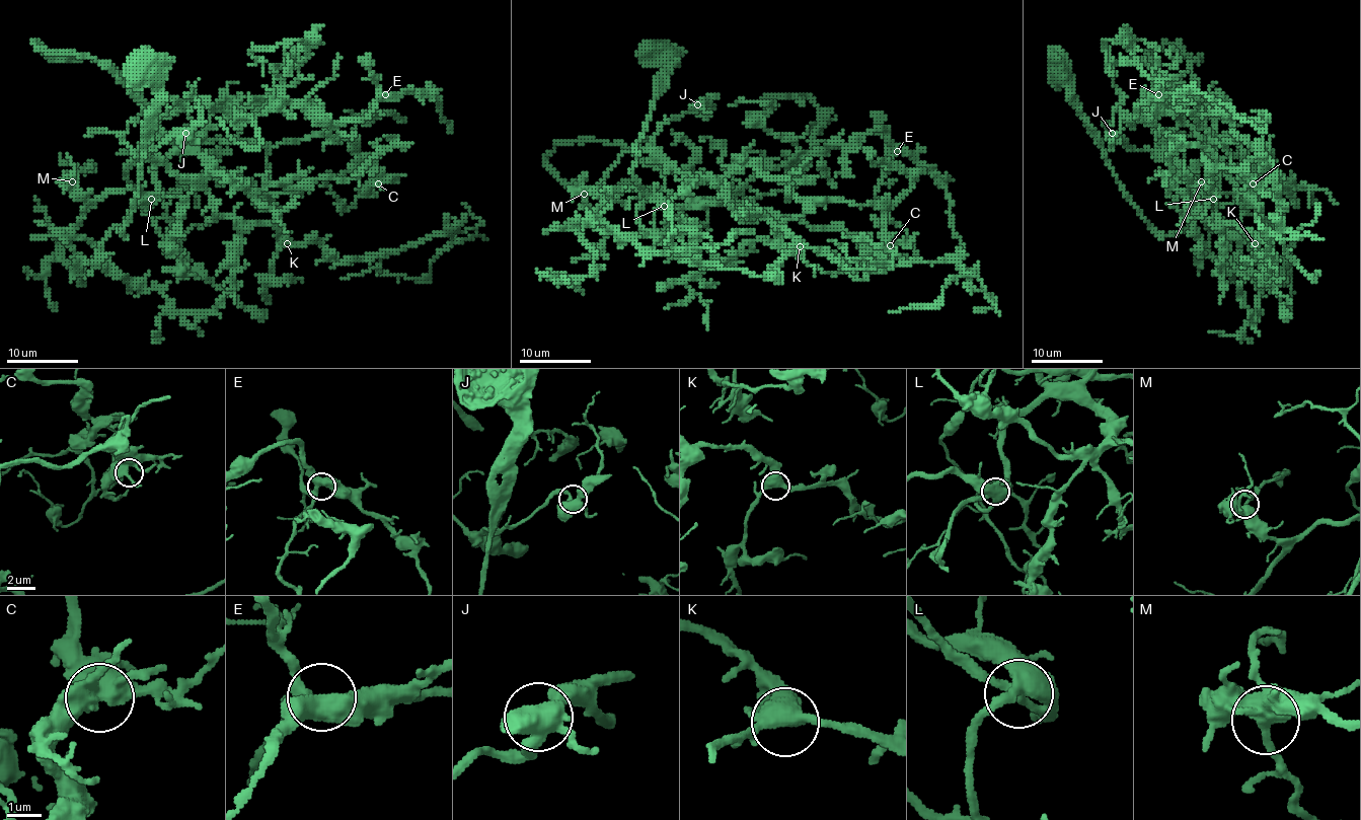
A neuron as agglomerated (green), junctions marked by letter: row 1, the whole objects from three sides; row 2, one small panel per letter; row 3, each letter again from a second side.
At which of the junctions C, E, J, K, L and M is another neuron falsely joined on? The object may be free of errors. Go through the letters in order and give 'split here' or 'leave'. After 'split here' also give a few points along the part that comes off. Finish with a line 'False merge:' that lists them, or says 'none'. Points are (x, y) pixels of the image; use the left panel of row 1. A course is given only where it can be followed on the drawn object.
C: leave
E: leave
J: leave
K: leave
L: leave
M: leave
False merge: none

